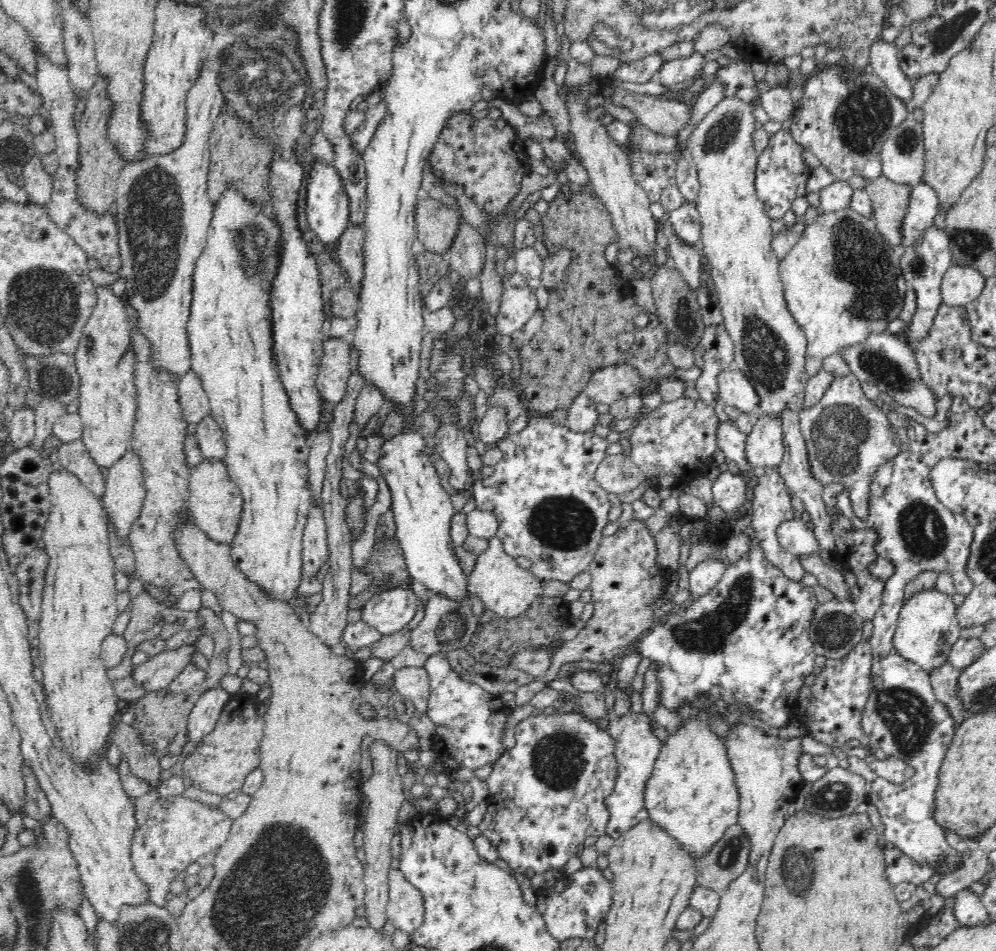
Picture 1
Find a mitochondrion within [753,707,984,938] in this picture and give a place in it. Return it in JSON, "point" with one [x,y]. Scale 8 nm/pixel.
{"point":[795,867]}

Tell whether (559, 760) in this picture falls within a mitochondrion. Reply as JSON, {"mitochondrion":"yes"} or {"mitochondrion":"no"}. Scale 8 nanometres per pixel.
{"mitochondrion":"yes"}

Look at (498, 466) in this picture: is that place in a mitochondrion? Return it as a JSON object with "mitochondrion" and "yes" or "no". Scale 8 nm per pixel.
{"mitochondrion":"no"}

